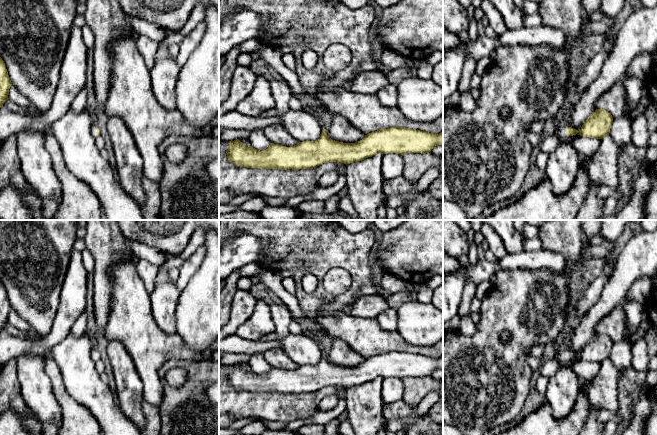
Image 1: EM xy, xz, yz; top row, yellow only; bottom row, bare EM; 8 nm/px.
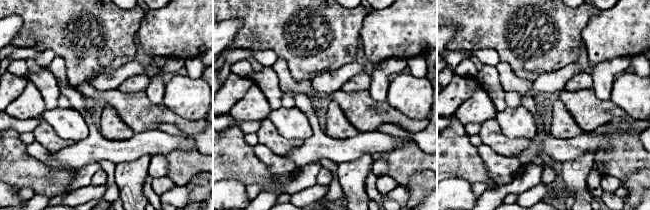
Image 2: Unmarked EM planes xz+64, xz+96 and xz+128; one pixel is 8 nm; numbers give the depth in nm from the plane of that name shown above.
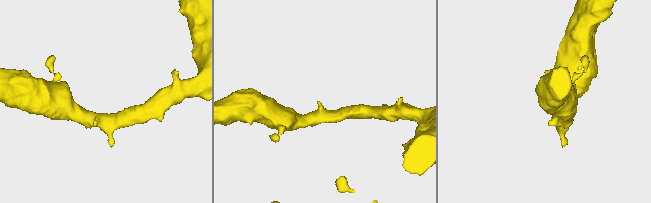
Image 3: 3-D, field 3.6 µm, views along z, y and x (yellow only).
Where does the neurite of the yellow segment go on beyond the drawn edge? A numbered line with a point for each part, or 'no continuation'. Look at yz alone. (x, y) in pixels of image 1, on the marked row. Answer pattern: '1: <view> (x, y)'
1: yz (560, 131)

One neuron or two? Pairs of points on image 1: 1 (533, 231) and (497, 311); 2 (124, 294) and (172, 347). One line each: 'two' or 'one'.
1: two
2: one

